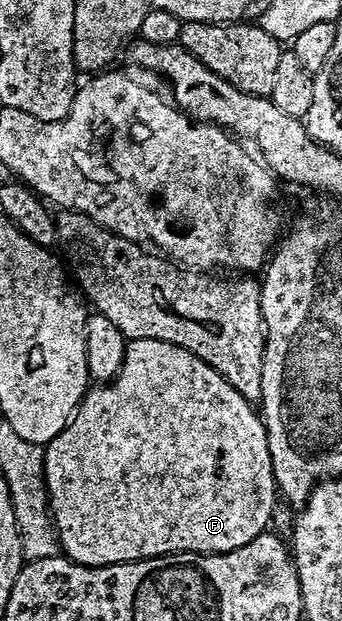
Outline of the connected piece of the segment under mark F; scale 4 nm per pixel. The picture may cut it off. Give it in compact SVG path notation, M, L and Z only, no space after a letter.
M134 339L126 344L126 355L124 356L124 365L119 373L107 383L96 383L89 388L80 401L76 412L72 414L72 420L69 421L65 429L59 433L53 441L49 441L43 446L44 451L44 487L48 490L48 512L52 518L53 526L56 530L56 540L63 556L69 561L76 561L79 565L121 565L124 561L141 561L144 557L161 557L163 553L229 553L246 543L250 543L260 533L269 528L272 512L278 504L278 490L276 487L276 476L272 474L272 460L268 450L268 432L264 429L264 422L261 414L254 410L253 402L247 401L242 394L234 388L218 371L214 371L202 359L198 359L190 351L178 347L174 343L166 343L158 339Z

